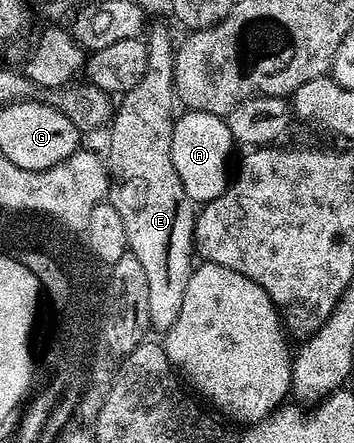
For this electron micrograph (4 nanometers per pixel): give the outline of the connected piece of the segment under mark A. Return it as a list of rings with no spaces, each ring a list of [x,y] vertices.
[[[184,111],[175,118],[172,126],[172,158],[174,171],[182,179],[182,187],[193,203],[218,199],[230,180],[228,160],[232,157],[234,142],[224,117],[206,111]]]

